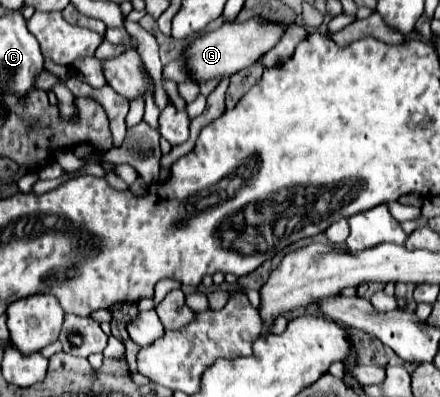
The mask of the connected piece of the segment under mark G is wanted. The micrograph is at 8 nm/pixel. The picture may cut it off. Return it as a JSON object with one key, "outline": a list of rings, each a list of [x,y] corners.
{"outline":[[[253,17],[241,23],[225,23],[219,29],[211,33],[201,33],[195,37],[191,47],[185,53],[185,63],[191,71],[191,75],[201,83],[211,77],[231,77],[249,65],[253,65],[261,55],[265,55],[269,49],[273,49],[283,33],[287,31],[287,25],[283,23],[271,23],[261,17]]]}

